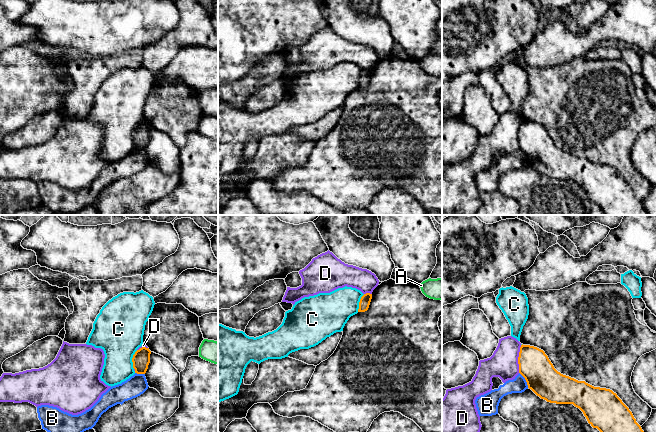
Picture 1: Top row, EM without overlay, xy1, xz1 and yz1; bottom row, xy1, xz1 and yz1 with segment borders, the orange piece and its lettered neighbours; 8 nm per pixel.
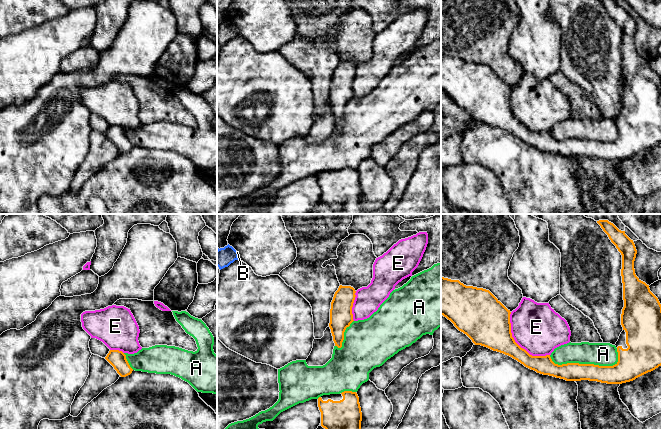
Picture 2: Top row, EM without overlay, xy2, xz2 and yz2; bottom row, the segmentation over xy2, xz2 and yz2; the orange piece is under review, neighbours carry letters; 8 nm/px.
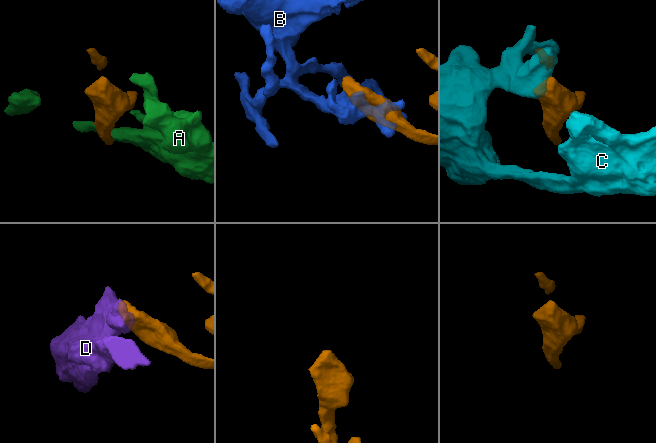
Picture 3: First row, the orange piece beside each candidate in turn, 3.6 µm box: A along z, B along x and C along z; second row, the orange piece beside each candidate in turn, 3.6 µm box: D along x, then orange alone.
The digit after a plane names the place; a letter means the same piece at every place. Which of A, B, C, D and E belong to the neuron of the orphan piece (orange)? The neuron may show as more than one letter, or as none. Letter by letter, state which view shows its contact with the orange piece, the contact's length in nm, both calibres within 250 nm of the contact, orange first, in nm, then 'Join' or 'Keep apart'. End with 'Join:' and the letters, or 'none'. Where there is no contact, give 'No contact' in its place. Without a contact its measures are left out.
A: Touches orange in yz2. Shared border 550 nm. Thickness 140 nm (orange) against 190 nm. Keep apart
B: Touches orange in yz1. Shared border 150 nm. Thickness 260 nm (orange) against 130 nm. Keep apart
C: Touches orange in xy1. Shared border 160 nm. Thickness 140 nm (orange) against 380 nm. Join
D: Touches orange in yz1. Shared border 220 nm. Thickness 260 nm (orange) against 220 nm. Keep apart
E: Touches orange in yz2. Shared border 480 nm. Thickness 320 nm (orange) against 400 nm. Keep apart
Join: C

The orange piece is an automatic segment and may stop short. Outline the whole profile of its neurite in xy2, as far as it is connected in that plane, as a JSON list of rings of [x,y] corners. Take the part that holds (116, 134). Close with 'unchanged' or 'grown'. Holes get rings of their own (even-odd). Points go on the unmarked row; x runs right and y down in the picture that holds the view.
[[[110,126],[105,135],[114,143],[121,153],[126,153],[133,147],[126,135],[126,131],[122,127]]] | unchanged

